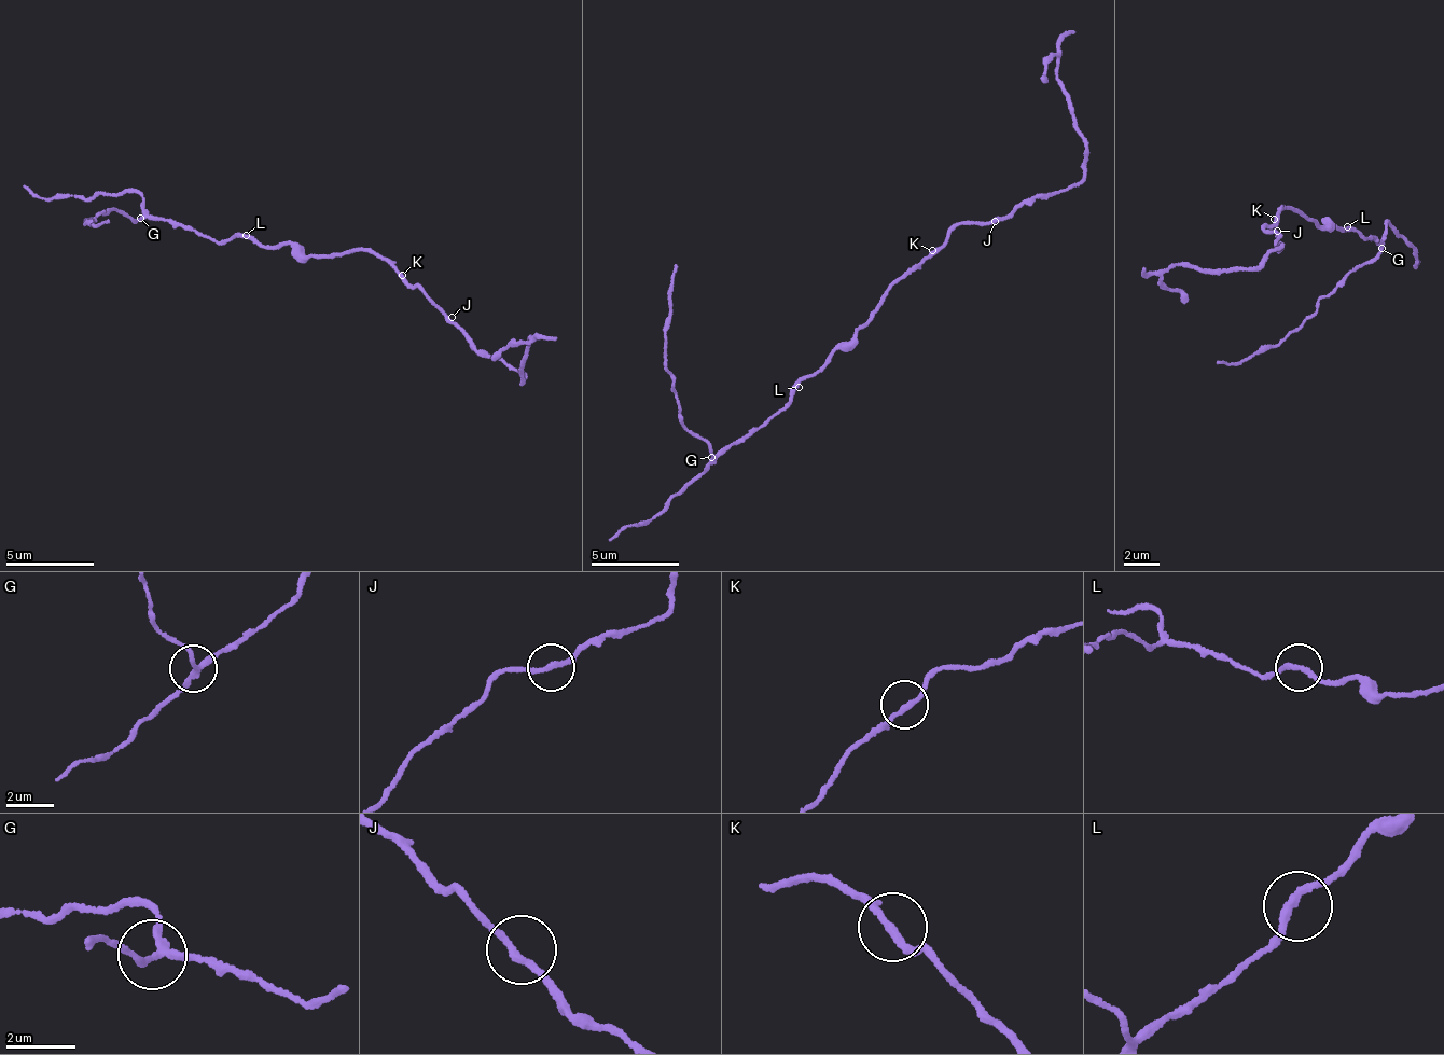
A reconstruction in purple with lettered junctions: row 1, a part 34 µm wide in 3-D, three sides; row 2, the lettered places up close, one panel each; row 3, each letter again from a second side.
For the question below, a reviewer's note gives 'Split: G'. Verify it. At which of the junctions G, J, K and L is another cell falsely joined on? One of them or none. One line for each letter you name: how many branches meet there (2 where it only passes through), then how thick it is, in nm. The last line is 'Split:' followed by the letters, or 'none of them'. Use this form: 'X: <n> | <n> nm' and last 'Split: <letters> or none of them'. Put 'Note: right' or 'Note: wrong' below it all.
G: 3 | 180 nm
Split: G
Note: right

